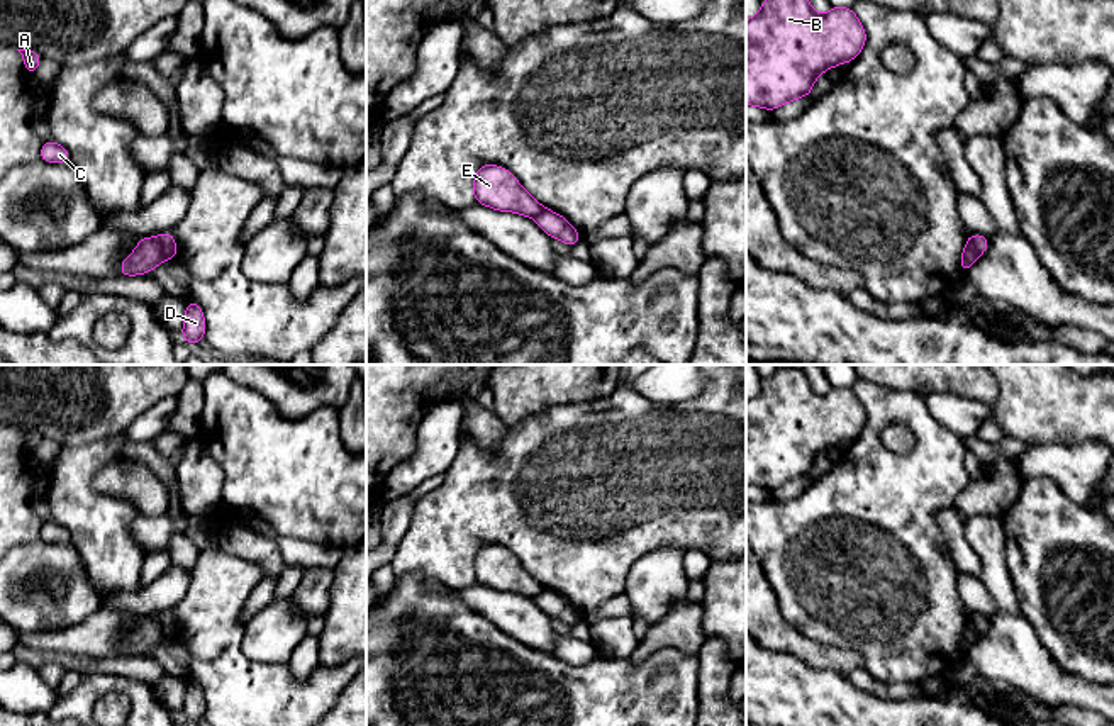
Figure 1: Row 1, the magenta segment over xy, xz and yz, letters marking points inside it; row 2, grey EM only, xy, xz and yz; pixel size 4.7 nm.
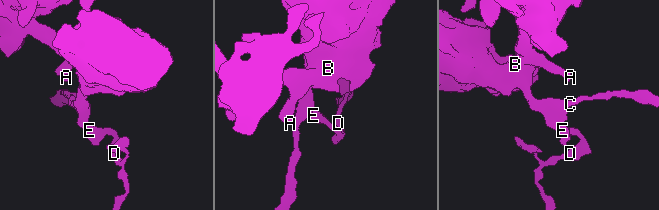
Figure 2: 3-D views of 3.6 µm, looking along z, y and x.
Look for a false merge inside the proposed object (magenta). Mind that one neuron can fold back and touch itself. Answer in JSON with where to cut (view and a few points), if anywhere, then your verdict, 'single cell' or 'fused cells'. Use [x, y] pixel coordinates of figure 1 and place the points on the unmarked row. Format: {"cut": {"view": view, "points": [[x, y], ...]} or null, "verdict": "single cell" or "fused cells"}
{"cut": {"view": "xy", "points": [[155, 618], [167, 638]]}, "verdict": "fused cells"}

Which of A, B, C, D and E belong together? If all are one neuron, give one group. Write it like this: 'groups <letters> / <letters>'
groups A B C E / D

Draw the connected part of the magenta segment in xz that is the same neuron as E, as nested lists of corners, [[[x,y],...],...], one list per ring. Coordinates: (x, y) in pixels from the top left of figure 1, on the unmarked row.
[[[480,544],[473,560],[473,575],[476,584],[526,597],[536,597],[544,589],[509,550],[499,544]]]

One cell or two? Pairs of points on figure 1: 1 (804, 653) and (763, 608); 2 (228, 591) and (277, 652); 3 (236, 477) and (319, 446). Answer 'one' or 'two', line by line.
1: one
2: two
3: one

